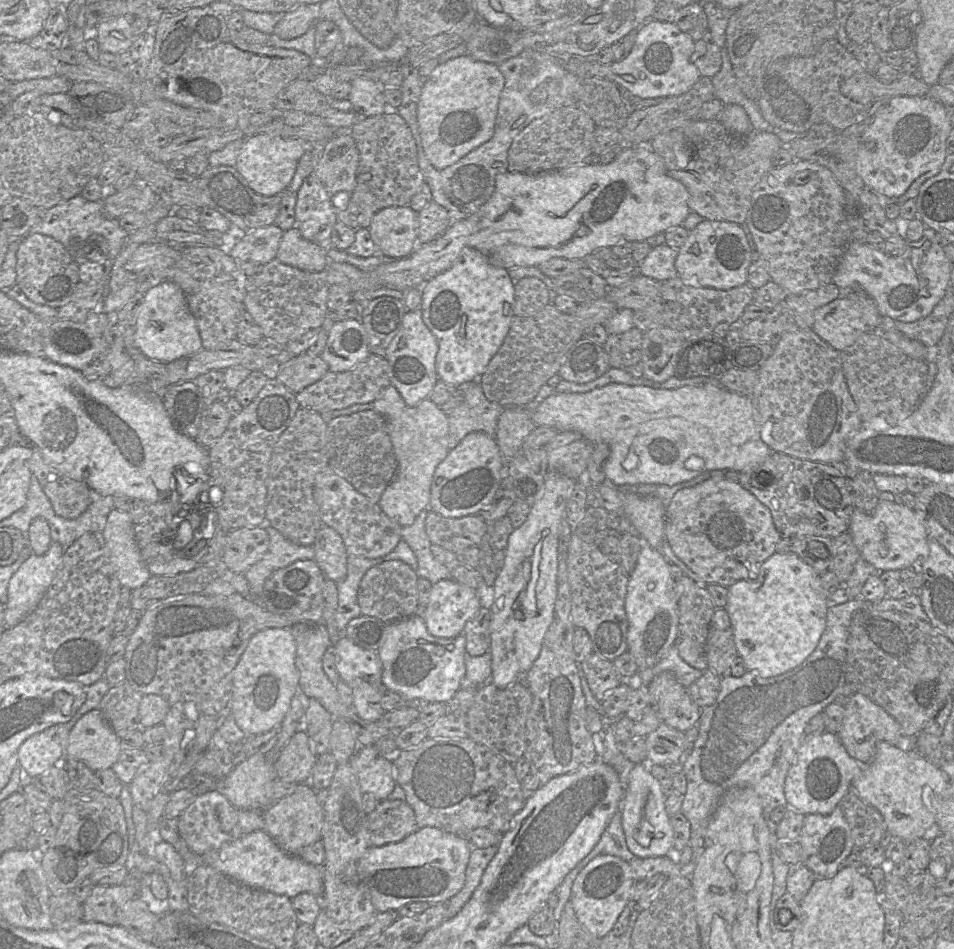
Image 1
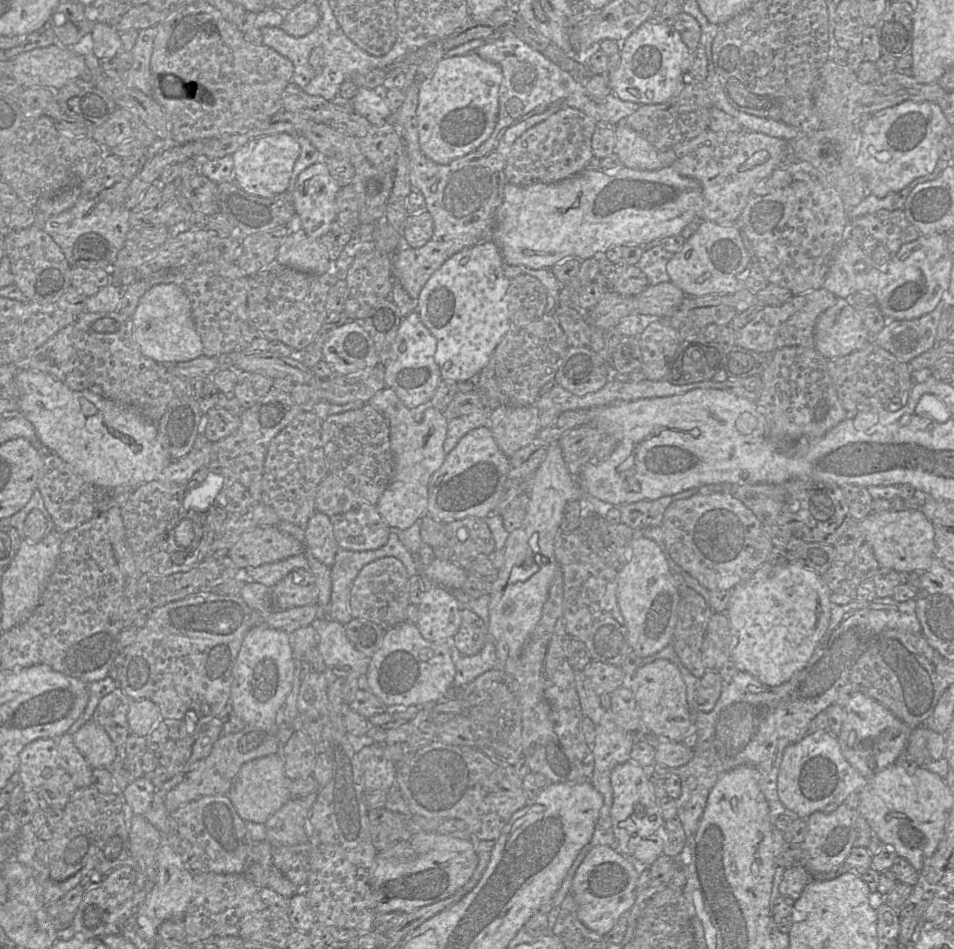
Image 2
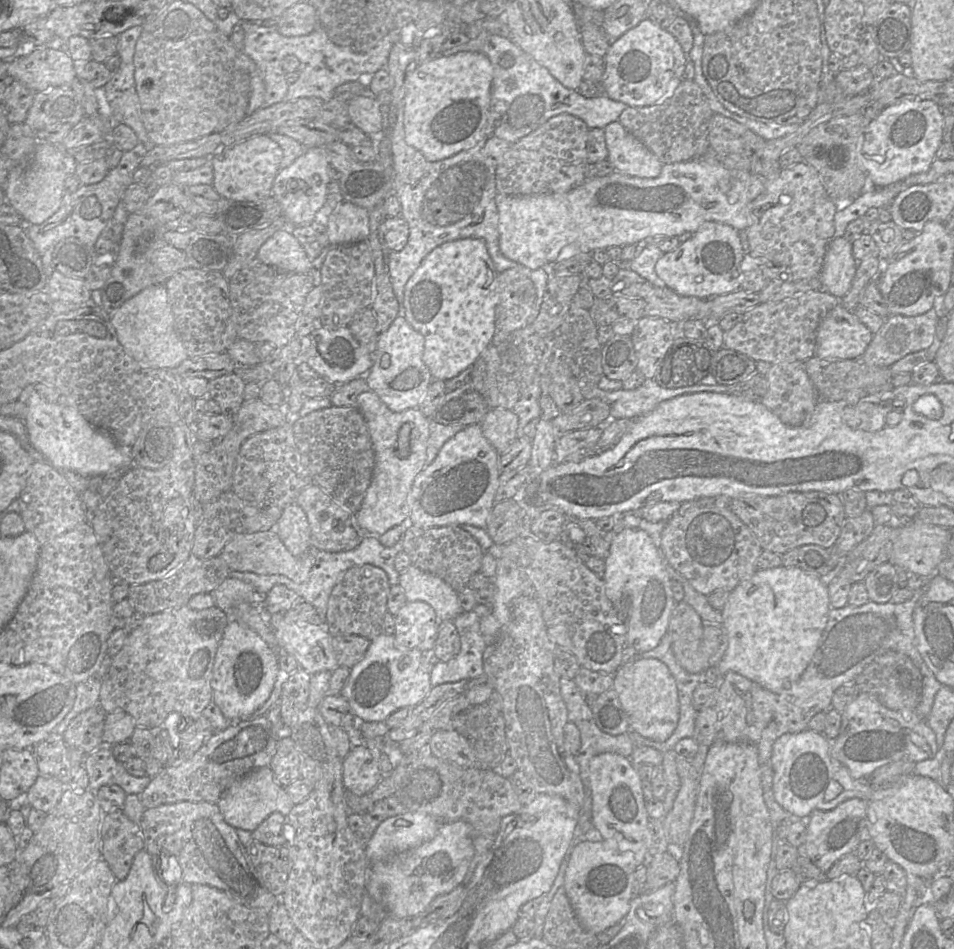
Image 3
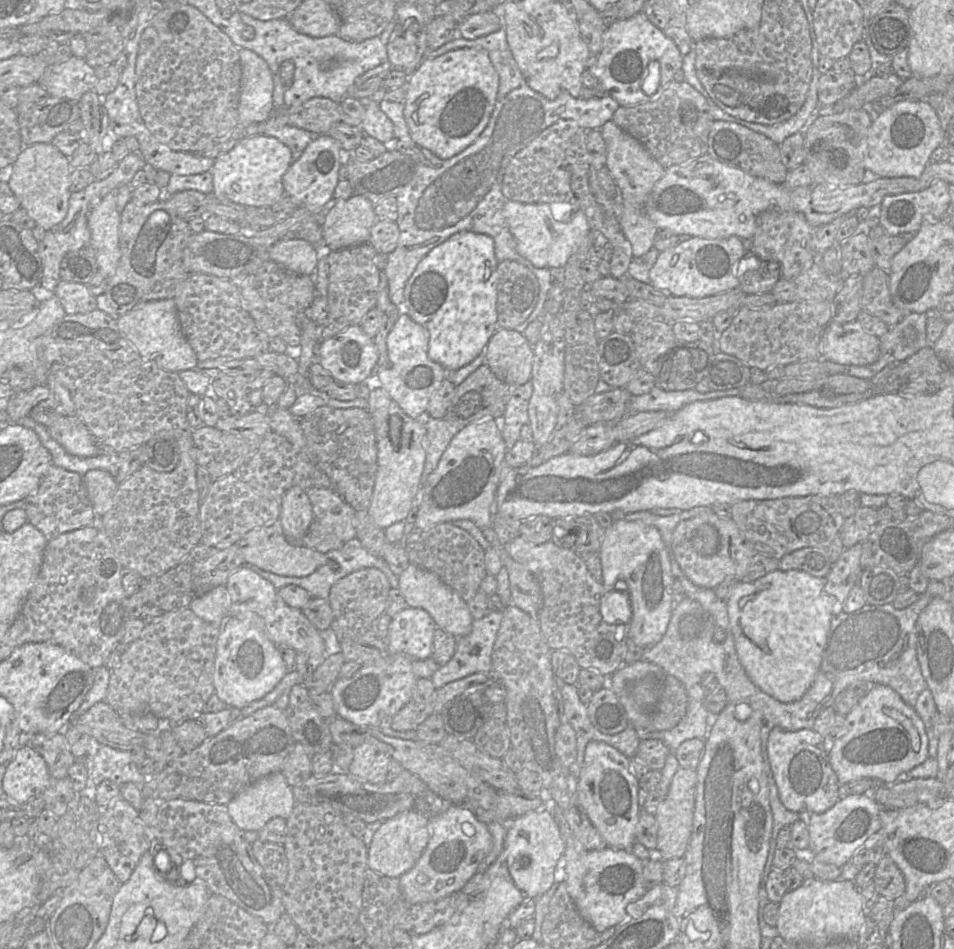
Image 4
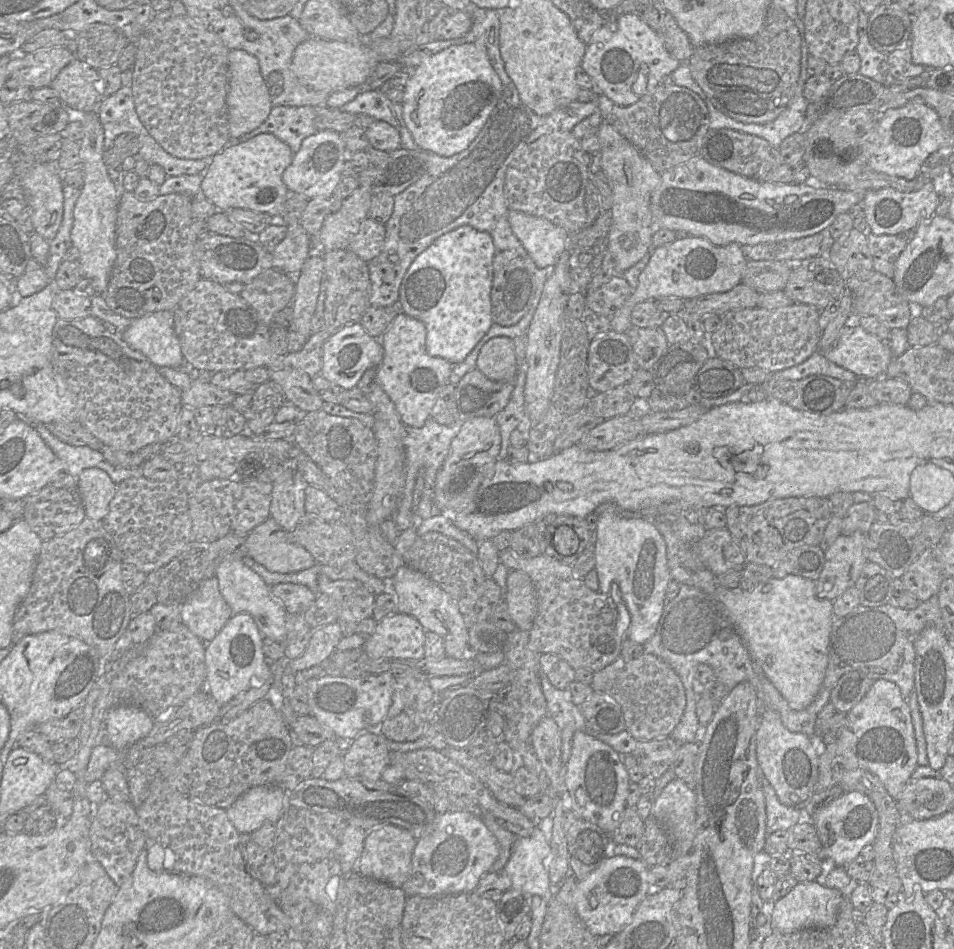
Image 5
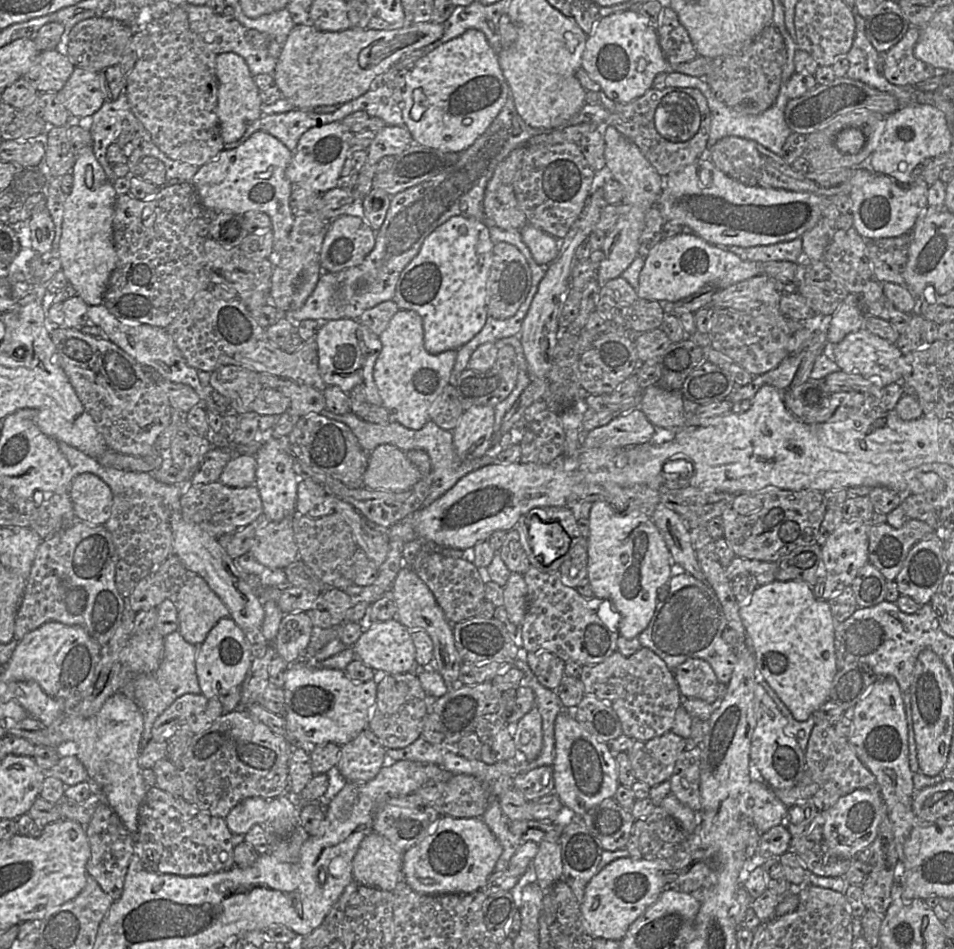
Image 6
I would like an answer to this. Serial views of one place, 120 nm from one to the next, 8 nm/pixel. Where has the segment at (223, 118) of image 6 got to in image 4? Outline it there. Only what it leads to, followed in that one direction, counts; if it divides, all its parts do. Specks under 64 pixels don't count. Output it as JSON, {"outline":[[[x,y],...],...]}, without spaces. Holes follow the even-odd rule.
{"outline":[[[239,48],[239,57],[242,69],[239,123],[264,123],[274,111],[272,73],[267,63],[251,50]]]}

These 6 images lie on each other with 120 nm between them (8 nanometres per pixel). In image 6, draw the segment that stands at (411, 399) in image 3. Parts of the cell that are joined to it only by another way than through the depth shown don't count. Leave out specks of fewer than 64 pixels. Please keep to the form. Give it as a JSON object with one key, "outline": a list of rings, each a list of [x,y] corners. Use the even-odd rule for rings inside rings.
{"outline":[[[398,310],[390,319],[386,329],[379,336],[381,351],[373,368],[374,382],[387,409],[390,419],[411,430],[420,430],[430,420],[430,407],[450,383],[457,350],[430,354],[424,348],[422,318],[412,310]]]}

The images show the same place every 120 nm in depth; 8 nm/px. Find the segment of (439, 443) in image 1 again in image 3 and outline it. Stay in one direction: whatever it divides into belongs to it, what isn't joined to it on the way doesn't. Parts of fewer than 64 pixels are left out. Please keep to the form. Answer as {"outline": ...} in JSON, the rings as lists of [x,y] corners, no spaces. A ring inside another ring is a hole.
{"outline":[[[375,391],[362,393],[357,405],[362,406],[367,420],[372,421],[374,429],[377,430],[379,455],[372,484],[356,518],[365,532],[381,536],[411,516],[414,481],[427,467],[430,418],[420,409],[393,411]]]}

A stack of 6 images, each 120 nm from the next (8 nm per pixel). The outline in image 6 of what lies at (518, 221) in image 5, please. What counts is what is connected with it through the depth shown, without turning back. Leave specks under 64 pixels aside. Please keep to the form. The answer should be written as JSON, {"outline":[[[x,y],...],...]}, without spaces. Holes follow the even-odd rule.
{"outline":[[[526,224],[520,234],[537,264],[549,265],[557,257],[560,240],[530,224]]]}

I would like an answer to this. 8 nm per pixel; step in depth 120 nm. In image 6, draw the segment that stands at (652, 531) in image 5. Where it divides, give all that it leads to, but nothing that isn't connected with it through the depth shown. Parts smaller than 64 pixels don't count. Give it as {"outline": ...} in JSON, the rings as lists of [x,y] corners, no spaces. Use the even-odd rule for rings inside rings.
{"outline":[[[595,501],[588,520],[587,579],[594,597],[609,600],[620,613],[621,636],[636,638],[653,617],[658,589],[676,571],[671,554],[651,518],[644,514],[617,514],[609,504]]]}

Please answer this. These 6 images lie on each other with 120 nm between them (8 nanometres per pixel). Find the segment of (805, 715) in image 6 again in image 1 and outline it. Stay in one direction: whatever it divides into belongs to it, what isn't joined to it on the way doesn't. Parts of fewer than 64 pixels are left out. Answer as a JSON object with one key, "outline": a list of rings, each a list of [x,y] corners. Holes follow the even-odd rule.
{"outline":[[[791,551],[774,553],[760,567],[755,580],[740,580],[728,588],[724,609],[733,630],[733,638],[746,671],[756,671],[761,677],[779,676],[799,666],[816,649],[826,627],[828,597],[822,587],[821,576]]]}

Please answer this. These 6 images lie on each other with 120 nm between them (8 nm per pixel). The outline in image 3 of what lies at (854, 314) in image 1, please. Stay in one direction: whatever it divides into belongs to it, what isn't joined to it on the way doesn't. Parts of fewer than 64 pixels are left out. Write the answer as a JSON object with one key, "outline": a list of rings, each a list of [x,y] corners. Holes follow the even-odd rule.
{"outline":[[[840,303],[820,322],[816,335],[815,355],[825,360],[852,360],[864,354],[872,340],[871,331]]]}

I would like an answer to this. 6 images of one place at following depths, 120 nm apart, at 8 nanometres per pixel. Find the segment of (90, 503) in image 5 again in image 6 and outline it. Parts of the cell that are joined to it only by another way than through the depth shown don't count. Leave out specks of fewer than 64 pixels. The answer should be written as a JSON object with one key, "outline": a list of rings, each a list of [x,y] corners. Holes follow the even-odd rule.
{"outline":[[[88,472],[75,476],[69,495],[78,521],[103,526],[110,518],[114,495],[98,476]]]}

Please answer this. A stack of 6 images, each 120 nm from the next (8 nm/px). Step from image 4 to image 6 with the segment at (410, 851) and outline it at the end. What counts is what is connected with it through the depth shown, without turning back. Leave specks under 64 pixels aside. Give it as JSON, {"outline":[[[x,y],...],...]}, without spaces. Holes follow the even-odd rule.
{"outline":[[[376,832],[360,843],[353,859],[353,881],[359,885],[393,891],[403,879],[403,853]]]}

